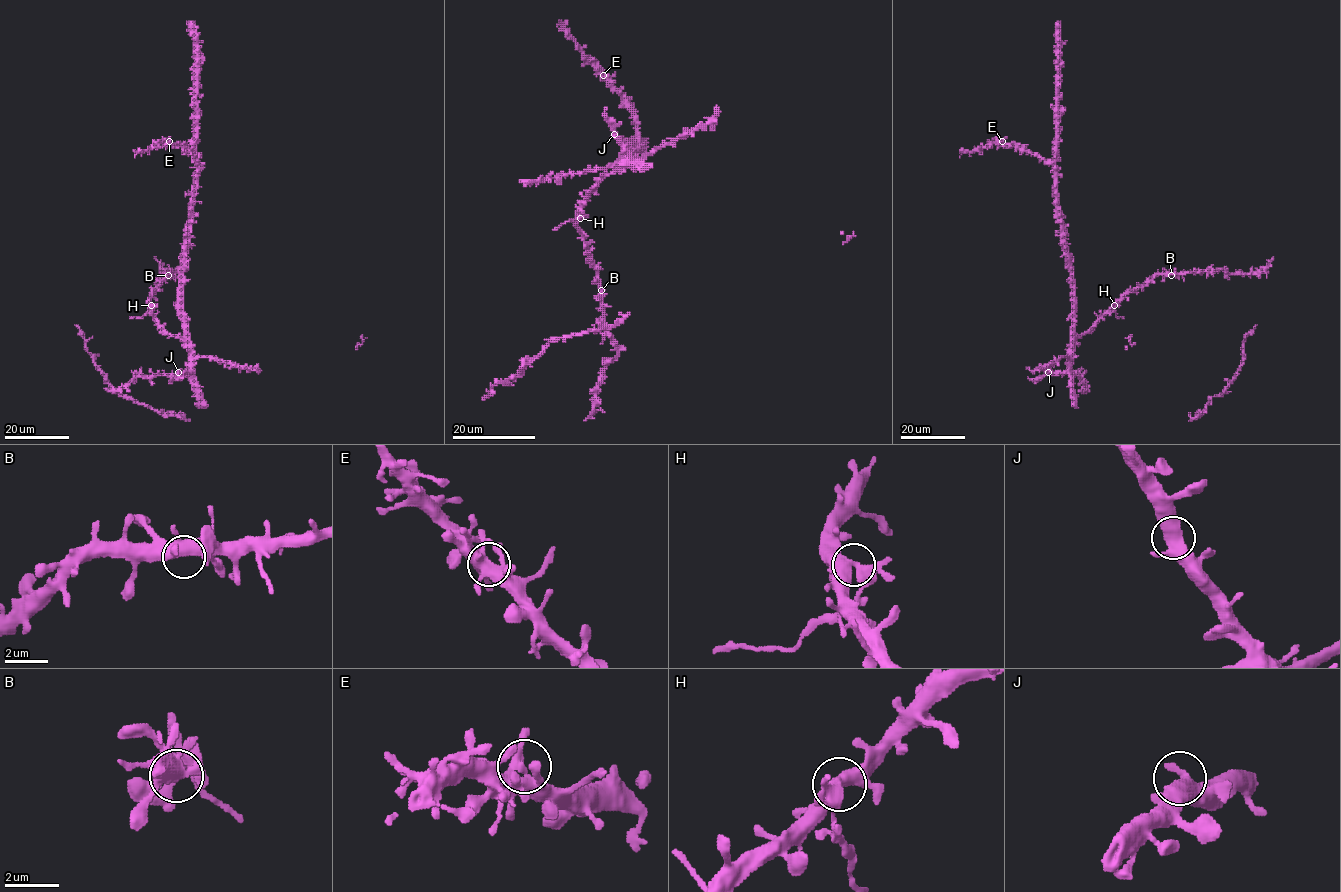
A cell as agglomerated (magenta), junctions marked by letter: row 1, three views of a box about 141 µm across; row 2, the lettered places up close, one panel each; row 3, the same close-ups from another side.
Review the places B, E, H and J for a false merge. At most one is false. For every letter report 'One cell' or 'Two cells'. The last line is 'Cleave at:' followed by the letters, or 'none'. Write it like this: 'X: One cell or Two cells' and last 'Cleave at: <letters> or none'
B: One cell
E: One cell
H: Two cells
J: One cell
Cleave at: H

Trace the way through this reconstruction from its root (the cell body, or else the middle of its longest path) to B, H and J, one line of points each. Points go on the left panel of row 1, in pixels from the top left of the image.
B: (153, 293), (168, 275)
H: (153, 293), (149, 298), (151, 305)
J: (153, 293), (149, 298), (152, 316), (168, 333), (178, 336), (188, 351), (189, 371), (178, 372)

